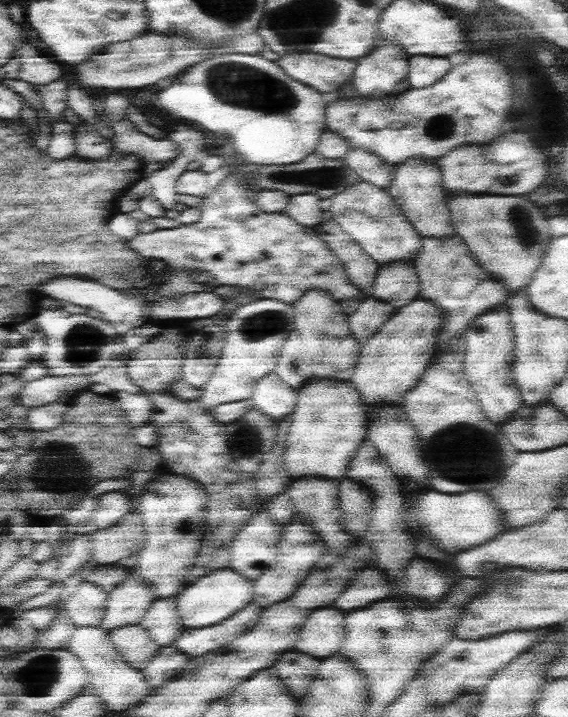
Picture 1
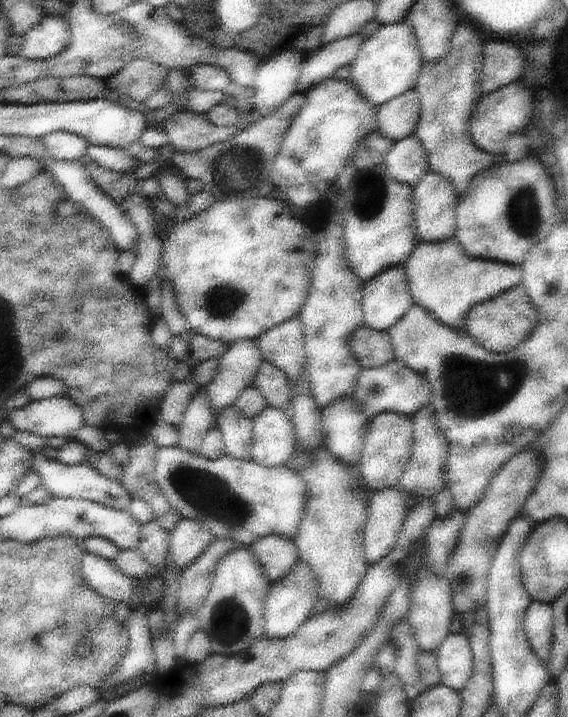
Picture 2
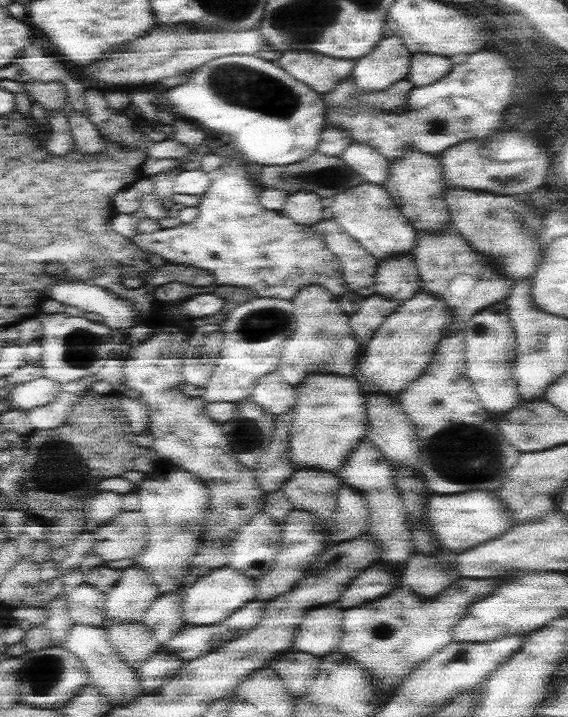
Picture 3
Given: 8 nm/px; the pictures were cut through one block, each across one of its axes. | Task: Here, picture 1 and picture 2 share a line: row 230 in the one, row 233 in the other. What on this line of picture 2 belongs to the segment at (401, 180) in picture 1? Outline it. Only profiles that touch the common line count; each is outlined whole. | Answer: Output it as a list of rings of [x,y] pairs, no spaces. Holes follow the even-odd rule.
[[[429,170],[421,182],[415,186],[415,216],[417,216],[417,232],[421,242],[445,242],[457,236],[459,230],[459,206],[461,206],[461,194],[455,188],[455,184],[433,170]]]

